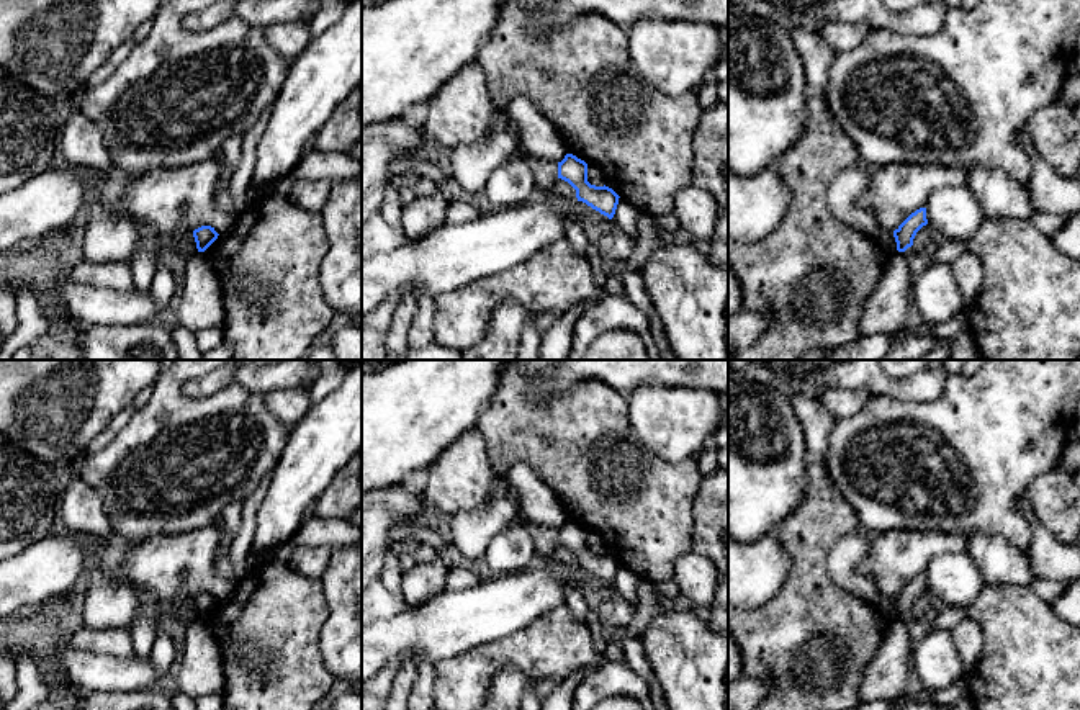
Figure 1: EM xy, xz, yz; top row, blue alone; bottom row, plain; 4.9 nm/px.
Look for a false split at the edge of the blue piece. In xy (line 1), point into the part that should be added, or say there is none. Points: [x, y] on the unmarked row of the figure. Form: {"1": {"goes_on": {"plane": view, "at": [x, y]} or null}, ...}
{"1": {"goes_on": null}}

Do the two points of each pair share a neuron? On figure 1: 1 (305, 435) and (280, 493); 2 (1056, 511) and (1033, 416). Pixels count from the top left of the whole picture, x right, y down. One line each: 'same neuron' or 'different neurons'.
1: same neuron
2: different neurons

